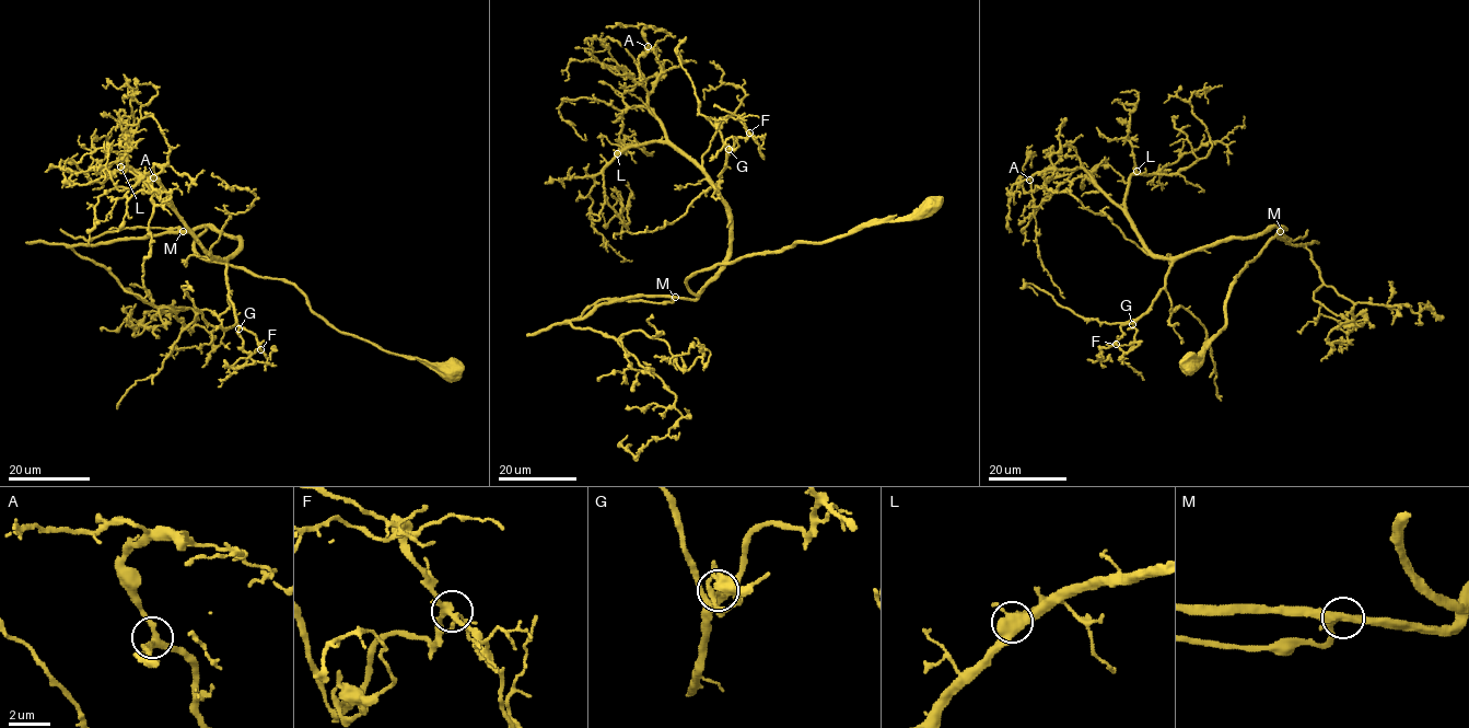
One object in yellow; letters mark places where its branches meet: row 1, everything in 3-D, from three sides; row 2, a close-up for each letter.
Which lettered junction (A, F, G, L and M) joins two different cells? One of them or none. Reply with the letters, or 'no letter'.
M

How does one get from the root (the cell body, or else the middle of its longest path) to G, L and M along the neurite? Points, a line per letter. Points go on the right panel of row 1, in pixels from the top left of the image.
G: (1187, 364), (1225, 326), (1231, 285), (1277, 227), (1182, 253), (1152, 305), (1132, 324)
L: (1187, 364), (1225, 326), (1231, 285), (1278, 229), (1156, 257), (1124, 206), (1128, 180), (1137, 171)
M: (1187, 364), (1204, 351), (1225, 326), (1231, 285), (1280, 231)

